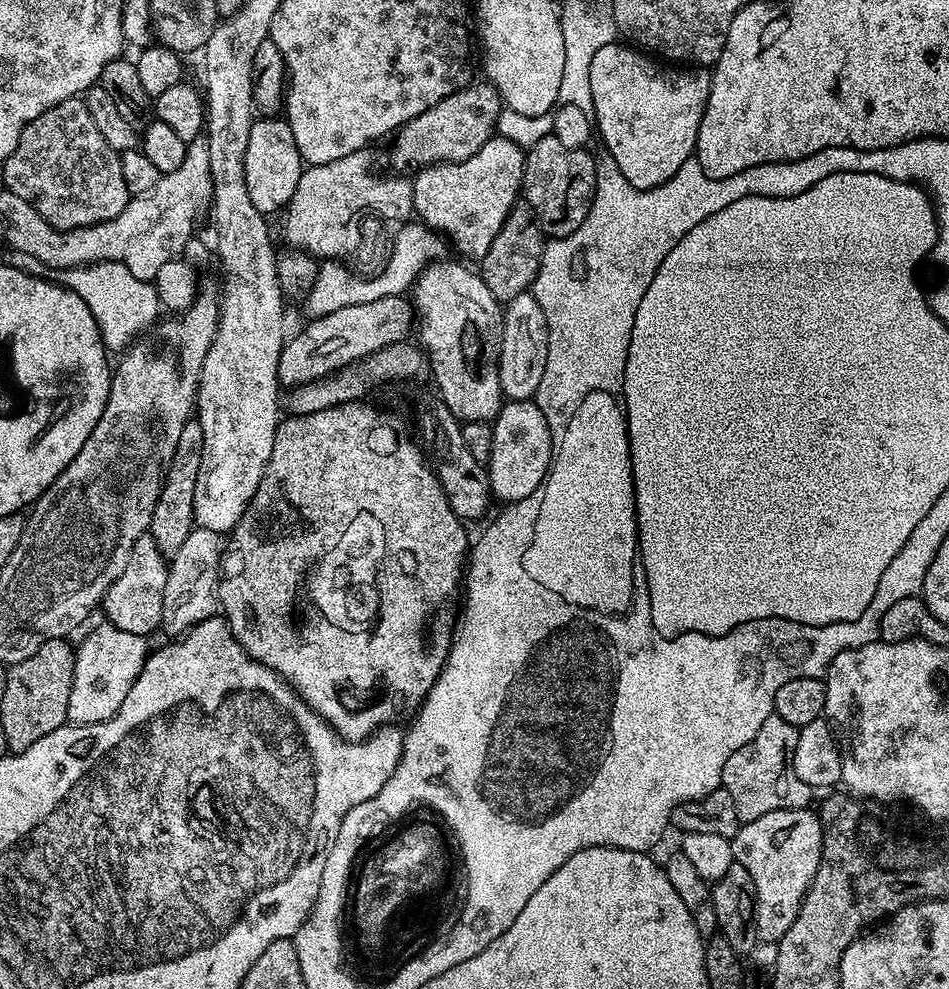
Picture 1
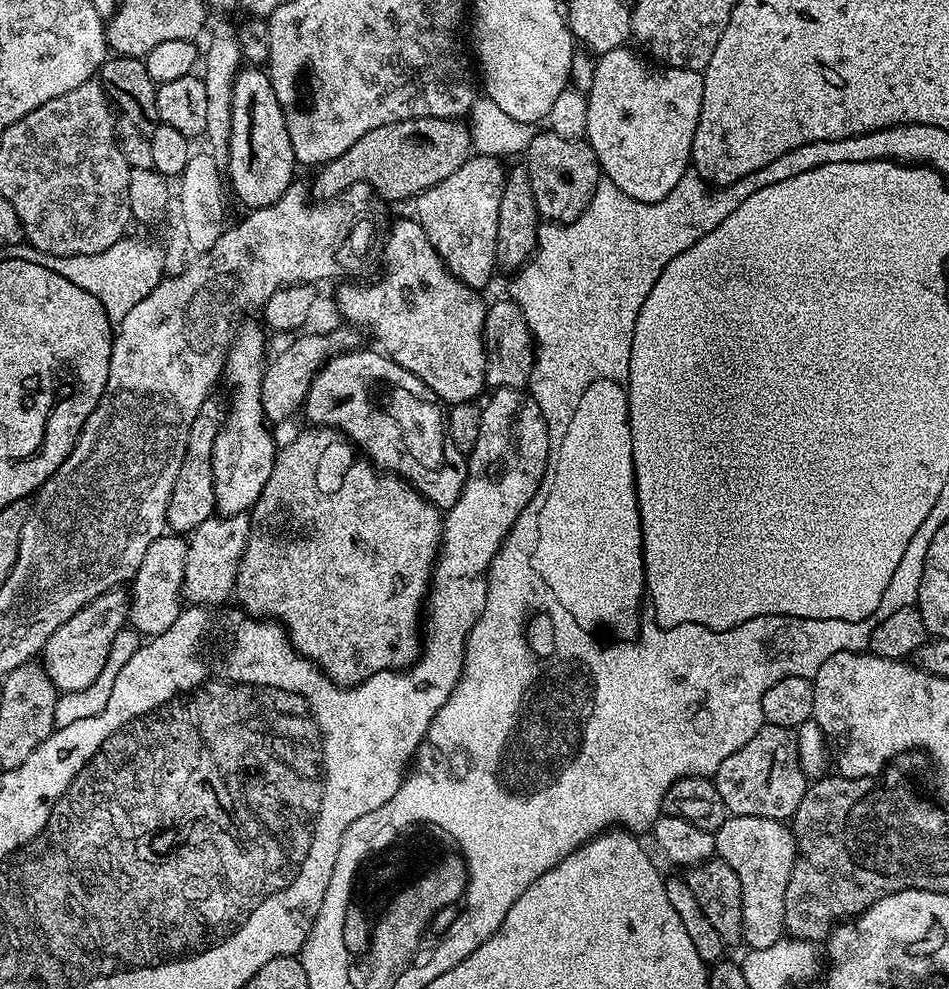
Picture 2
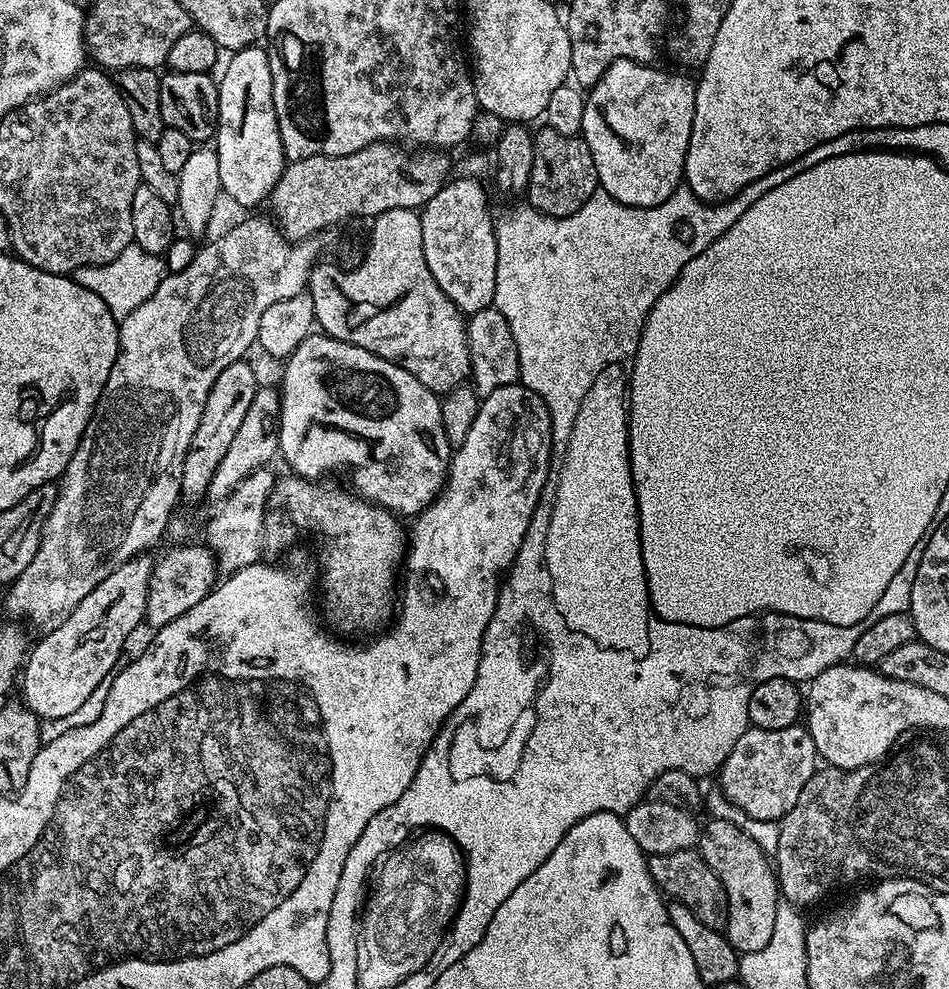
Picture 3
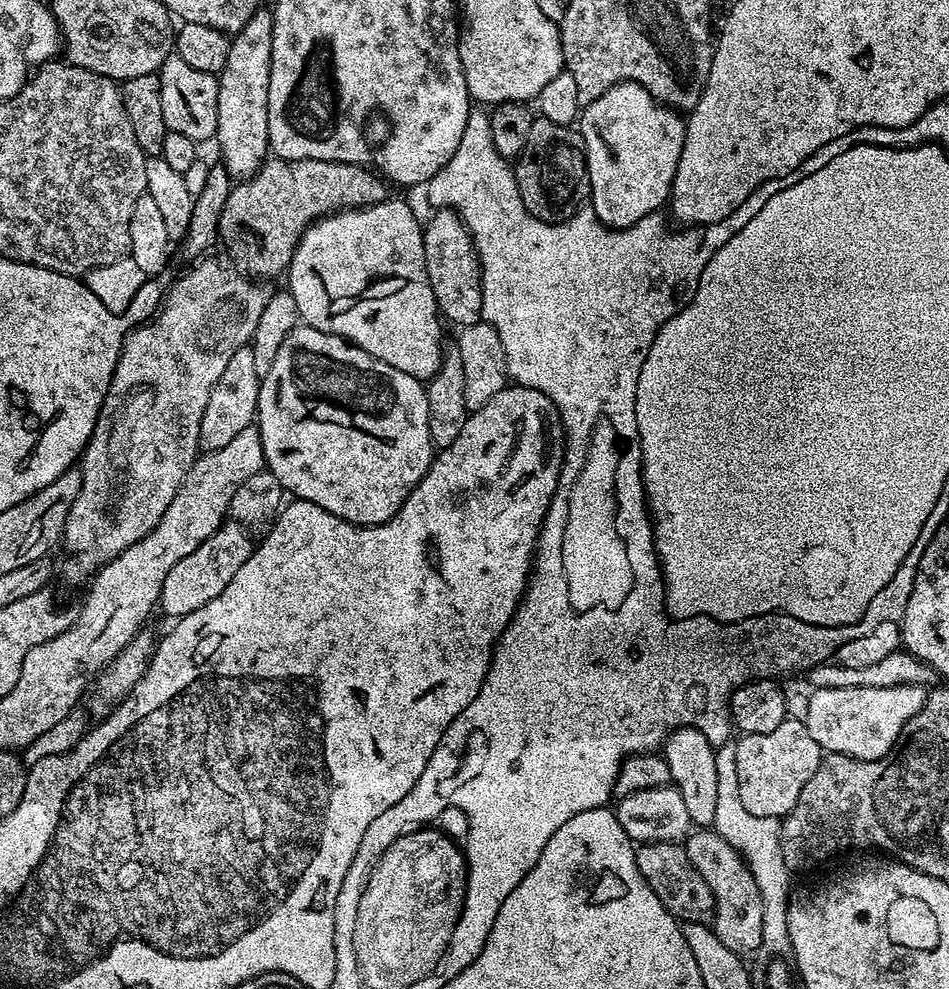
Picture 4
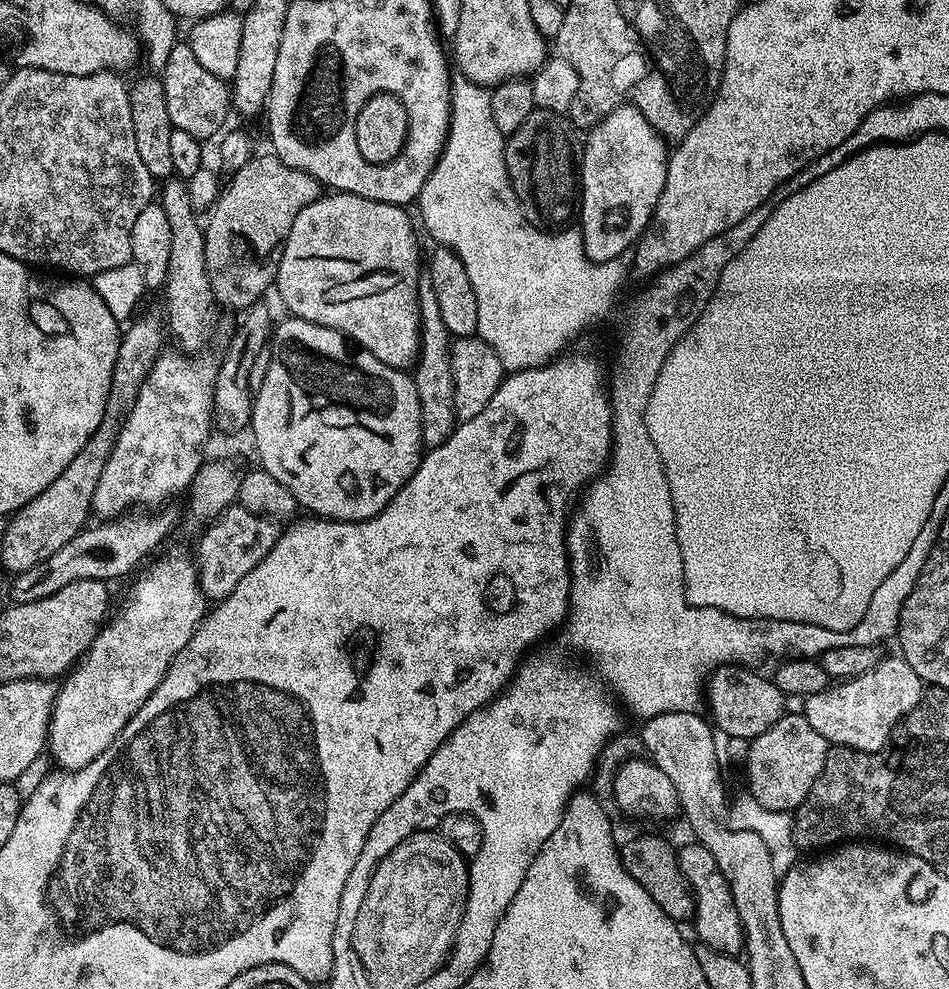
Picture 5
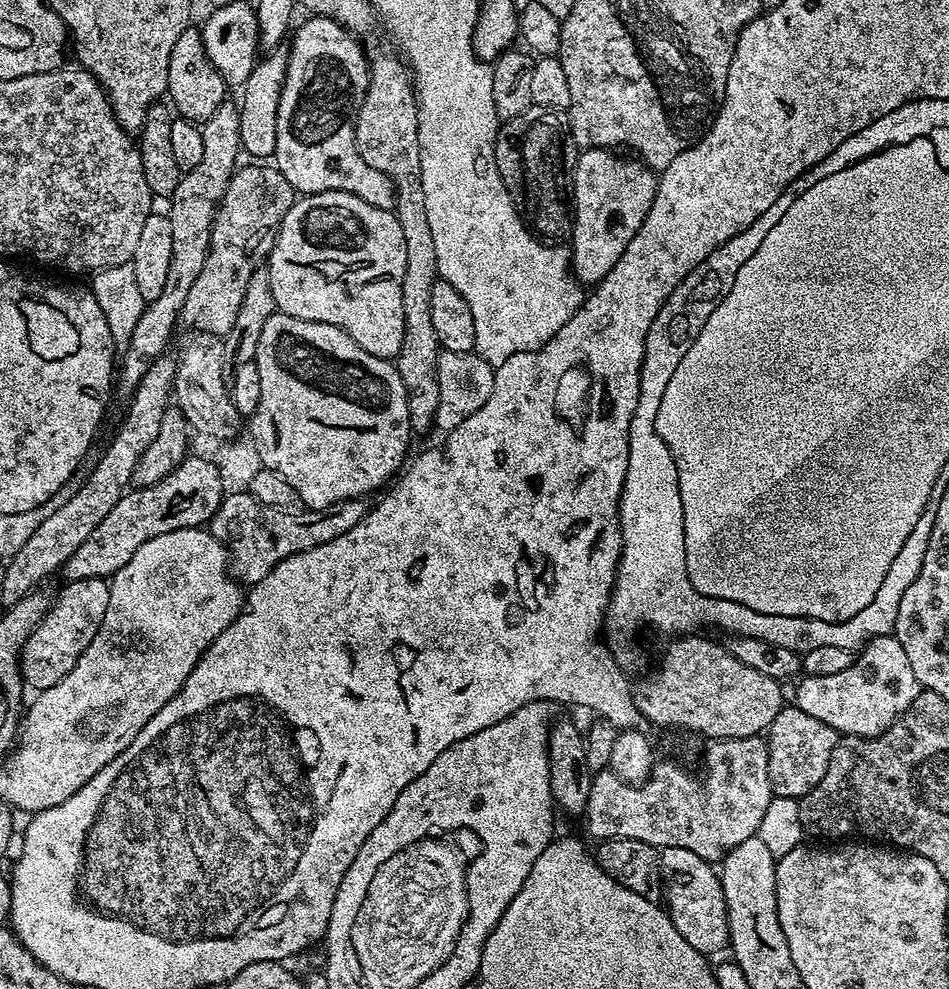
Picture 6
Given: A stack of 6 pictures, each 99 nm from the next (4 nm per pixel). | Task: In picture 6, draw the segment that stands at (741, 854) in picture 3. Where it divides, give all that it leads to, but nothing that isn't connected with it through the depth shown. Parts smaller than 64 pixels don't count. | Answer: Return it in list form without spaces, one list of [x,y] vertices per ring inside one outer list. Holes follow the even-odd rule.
[[[661,848],[659,853],[662,900],[678,934],[699,952],[725,951],[729,947],[728,911],[719,871],[709,861],[698,858],[694,850]]]

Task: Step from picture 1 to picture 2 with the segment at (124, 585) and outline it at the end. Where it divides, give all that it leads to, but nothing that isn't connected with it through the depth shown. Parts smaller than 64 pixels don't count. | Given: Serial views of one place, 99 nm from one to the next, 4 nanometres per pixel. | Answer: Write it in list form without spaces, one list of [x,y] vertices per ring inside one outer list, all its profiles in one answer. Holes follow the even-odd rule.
[[[165,534],[150,542],[150,550],[146,550],[142,566],[138,566],[130,581],[128,602],[127,623],[141,637],[151,638],[162,634],[162,630],[170,630],[170,626],[174,626],[174,622],[179,618],[182,611],[187,549],[187,539],[180,534]]]

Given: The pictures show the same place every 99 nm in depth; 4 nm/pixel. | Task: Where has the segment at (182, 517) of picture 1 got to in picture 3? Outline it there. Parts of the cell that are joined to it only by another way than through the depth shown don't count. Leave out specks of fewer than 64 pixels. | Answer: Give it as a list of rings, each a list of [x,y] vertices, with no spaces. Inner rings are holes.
[[[247,359],[230,362],[230,366],[218,374],[206,398],[202,418],[198,418],[198,430],[194,430],[194,438],[190,438],[190,450],[186,450],[186,462],[182,462],[180,494],[185,501],[203,501],[207,497],[210,478],[214,478],[218,462],[222,462],[230,441],[234,434],[238,434],[238,426],[242,426],[242,418],[246,418],[246,410],[250,410],[250,402],[254,402],[258,381],[255,370],[248,363]]]

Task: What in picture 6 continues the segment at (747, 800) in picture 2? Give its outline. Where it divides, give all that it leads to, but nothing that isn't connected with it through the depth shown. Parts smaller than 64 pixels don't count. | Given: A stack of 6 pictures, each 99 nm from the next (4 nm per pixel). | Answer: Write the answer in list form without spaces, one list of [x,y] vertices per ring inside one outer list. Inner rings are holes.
[[[785,706],[768,727],[766,739],[773,793],[776,796],[803,798],[807,792],[814,790],[814,786],[818,786],[818,782],[822,782],[826,766],[830,766],[830,754],[834,754],[838,734],[826,726],[826,722],[810,718],[806,710]]]

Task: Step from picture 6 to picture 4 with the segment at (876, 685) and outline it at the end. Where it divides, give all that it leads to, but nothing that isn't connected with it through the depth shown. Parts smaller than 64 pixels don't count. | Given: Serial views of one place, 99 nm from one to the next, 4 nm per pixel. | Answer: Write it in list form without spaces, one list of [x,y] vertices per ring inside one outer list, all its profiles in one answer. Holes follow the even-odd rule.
[[[914,686],[889,688],[818,688],[802,713],[810,738],[824,752],[846,754],[859,760],[882,760],[896,747],[906,722],[924,709],[925,689]]]

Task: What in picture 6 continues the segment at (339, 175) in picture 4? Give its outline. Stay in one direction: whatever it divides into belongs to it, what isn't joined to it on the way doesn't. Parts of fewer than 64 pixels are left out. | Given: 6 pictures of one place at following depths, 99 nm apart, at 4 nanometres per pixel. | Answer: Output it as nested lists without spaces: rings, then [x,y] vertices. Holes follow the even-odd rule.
[[[264,162],[248,163],[252,164],[237,167],[232,173],[212,223],[210,250],[202,274],[194,278],[190,294],[186,294],[183,323],[196,328],[192,330],[200,334],[221,338],[228,335],[234,326],[234,318],[238,318],[238,306],[242,306],[242,294],[246,294],[250,278],[267,261],[282,222],[290,206],[298,199],[296,189],[286,182],[275,166],[268,165],[267,168]]]

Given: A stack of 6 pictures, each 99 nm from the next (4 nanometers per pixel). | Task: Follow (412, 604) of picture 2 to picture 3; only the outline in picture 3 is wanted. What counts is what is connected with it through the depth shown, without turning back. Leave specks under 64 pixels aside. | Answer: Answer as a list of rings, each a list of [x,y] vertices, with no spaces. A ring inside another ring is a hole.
[[[295,474],[287,475],[281,475],[277,479],[268,499],[268,509],[264,515],[265,549],[288,548],[295,542],[299,532],[313,532],[320,539],[318,600],[322,605],[323,619],[340,634],[372,631],[375,633],[383,629],[393,619],[394,605],[398,600],[398,573],[406,559],[405,525],[403,528],[399,524],[401,521],[393,513],[370,503],[369,500],[364,500],[347,487],[335,488],[334,485],[328,484],[332,482],[317,482],[305,480],[303,476]]]

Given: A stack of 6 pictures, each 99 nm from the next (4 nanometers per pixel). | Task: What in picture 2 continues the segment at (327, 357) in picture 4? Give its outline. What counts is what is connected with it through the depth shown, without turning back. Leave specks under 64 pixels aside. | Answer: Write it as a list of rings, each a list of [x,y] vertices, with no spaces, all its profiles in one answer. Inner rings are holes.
[[[364,351],[343,352],[321,366],[320,373],[312,379],[308,396],[302,405],[303,415],[308,415],[307,423],[343,432],[357,449],[364,451],[365,448],[368,451],[365,452],[367,459],[377,468],[407,480],[434,507],[441,510],[452,508],[464,493],[468,462],[452,447],[446,435],[446,416],[441,405],[433,399],[432,391],[417,376],[398,366],[383,351]]]

